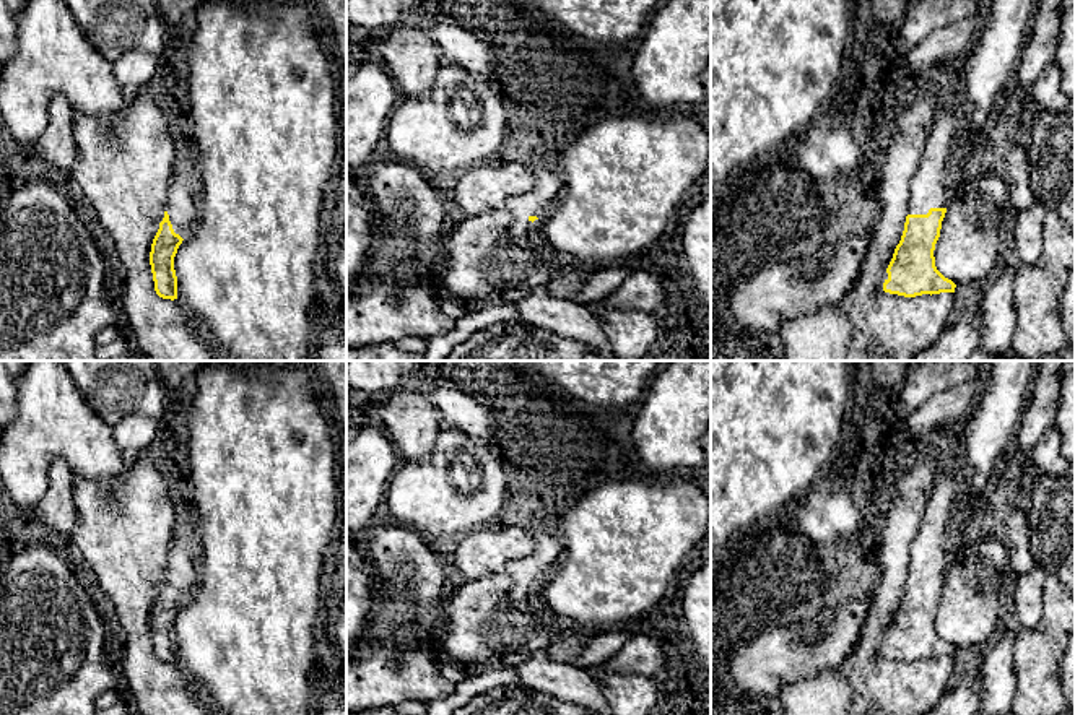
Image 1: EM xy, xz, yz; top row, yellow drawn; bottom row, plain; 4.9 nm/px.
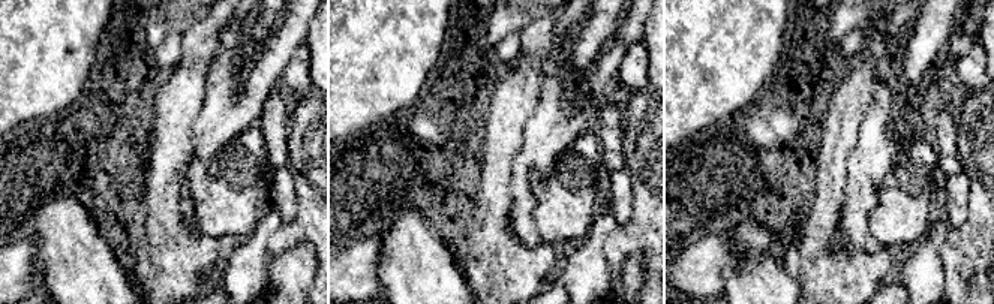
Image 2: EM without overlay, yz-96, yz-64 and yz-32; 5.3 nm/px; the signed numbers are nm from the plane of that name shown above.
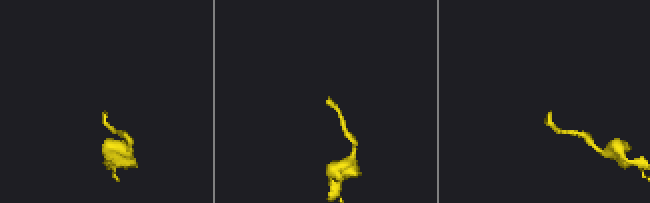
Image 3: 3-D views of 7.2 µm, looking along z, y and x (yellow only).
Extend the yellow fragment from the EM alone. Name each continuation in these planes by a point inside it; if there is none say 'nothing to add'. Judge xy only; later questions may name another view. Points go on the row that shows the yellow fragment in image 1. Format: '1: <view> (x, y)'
1: xy (182, 207)

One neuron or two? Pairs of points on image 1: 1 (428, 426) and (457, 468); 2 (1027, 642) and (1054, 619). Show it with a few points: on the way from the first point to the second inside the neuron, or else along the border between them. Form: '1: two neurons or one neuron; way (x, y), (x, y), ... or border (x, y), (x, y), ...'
1: two neurons; border (441, 429), (435, 446), (420, 460), (404, 459)
2: one neuron; way (1035, 642), (1053, 628)

